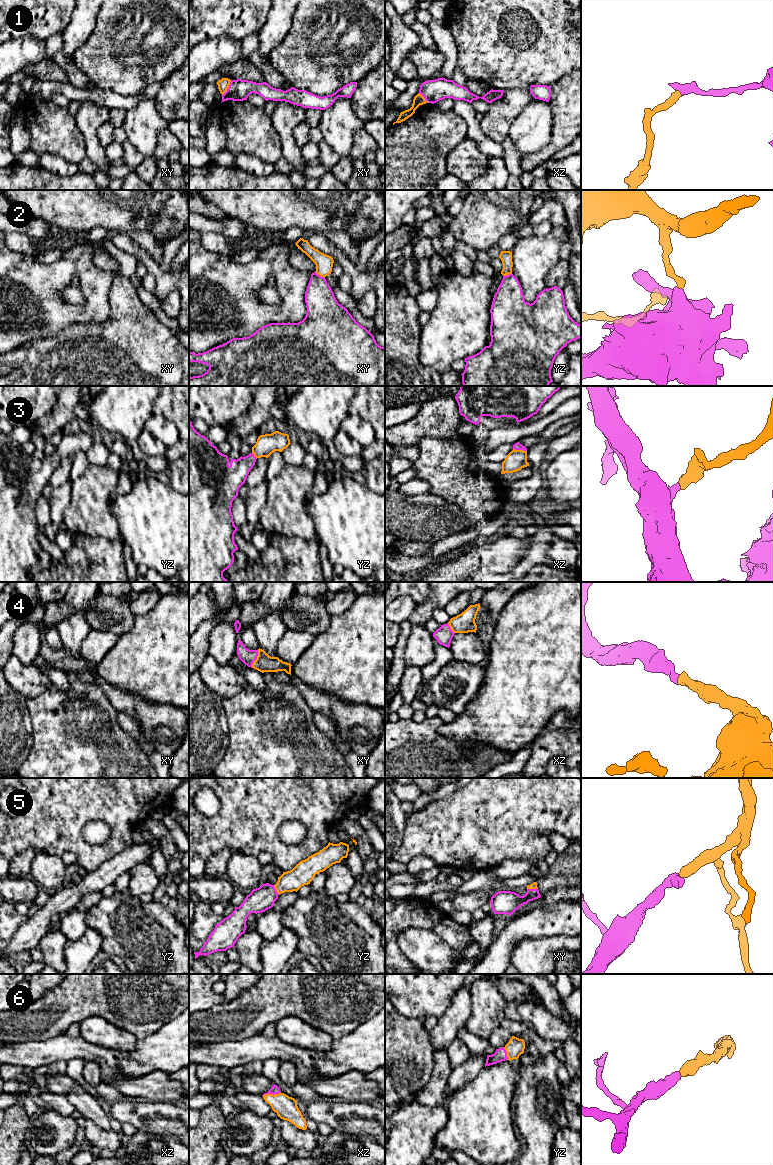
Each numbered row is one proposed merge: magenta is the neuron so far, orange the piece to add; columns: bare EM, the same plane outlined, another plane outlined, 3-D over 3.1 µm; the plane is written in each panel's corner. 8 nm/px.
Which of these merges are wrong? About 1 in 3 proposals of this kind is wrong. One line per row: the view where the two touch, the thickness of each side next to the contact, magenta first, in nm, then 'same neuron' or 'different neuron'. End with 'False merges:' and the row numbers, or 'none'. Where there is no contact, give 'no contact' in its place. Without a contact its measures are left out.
1: meets magenta in xy; 170 nm thick on the magenta side, 90 nm on the other; different neuron
2: meets magenta in xy; 260 nm thick on the magenta side, 140 nm on the other; different neuron
3: meets magenta in xz; 60 nm thick on the magenta side, 160 nm on the other; same neuron
4: meets magenta in xy; 120 nm thick on the magenta side, 140 nm on the other; same neuron
5: meets magenta in yz; 190 nm thick on the magenta side, 170 nm on the other; same neuron
6: meets magenta in xz; 70 nm thick on the magenta side, 180 nm on the other; same neuron
False merges: 1, 2

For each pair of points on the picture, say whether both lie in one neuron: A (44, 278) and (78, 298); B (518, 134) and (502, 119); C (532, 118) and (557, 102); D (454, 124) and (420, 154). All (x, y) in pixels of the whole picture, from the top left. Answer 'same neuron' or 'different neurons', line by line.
A: different neurons
B: different neurons
C: different neurons
D: same neuron

